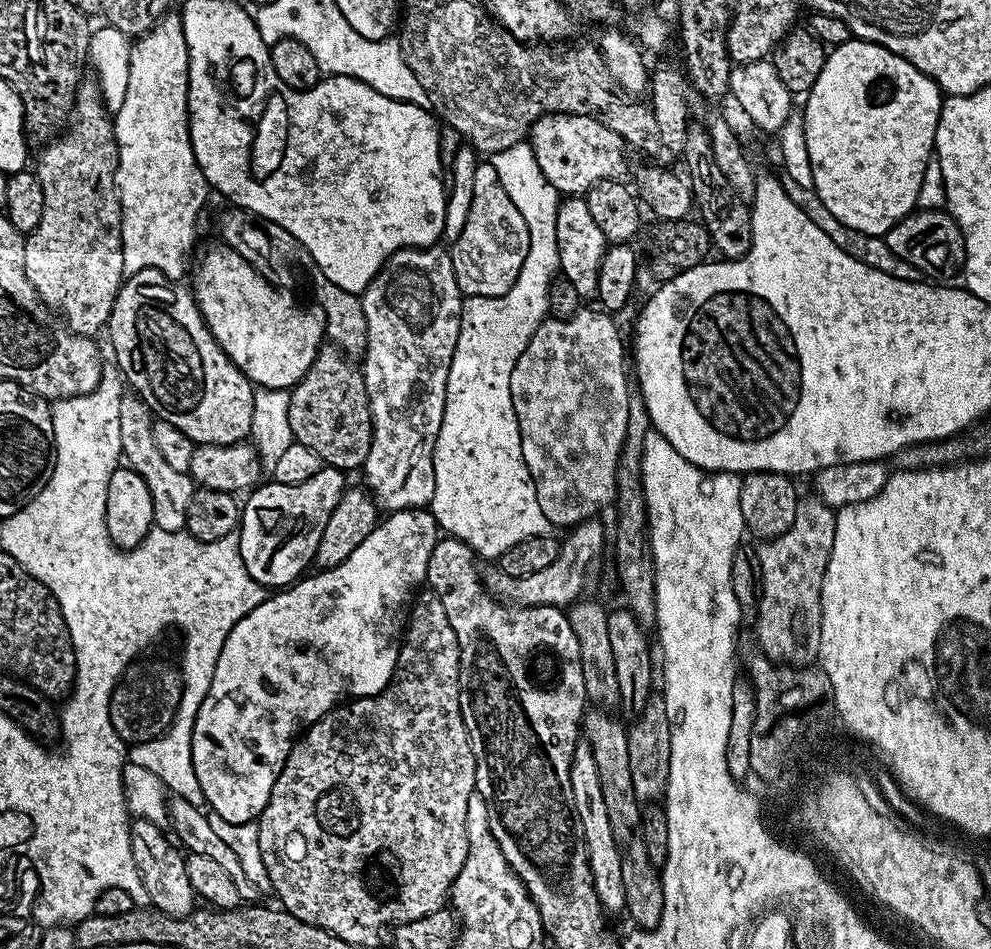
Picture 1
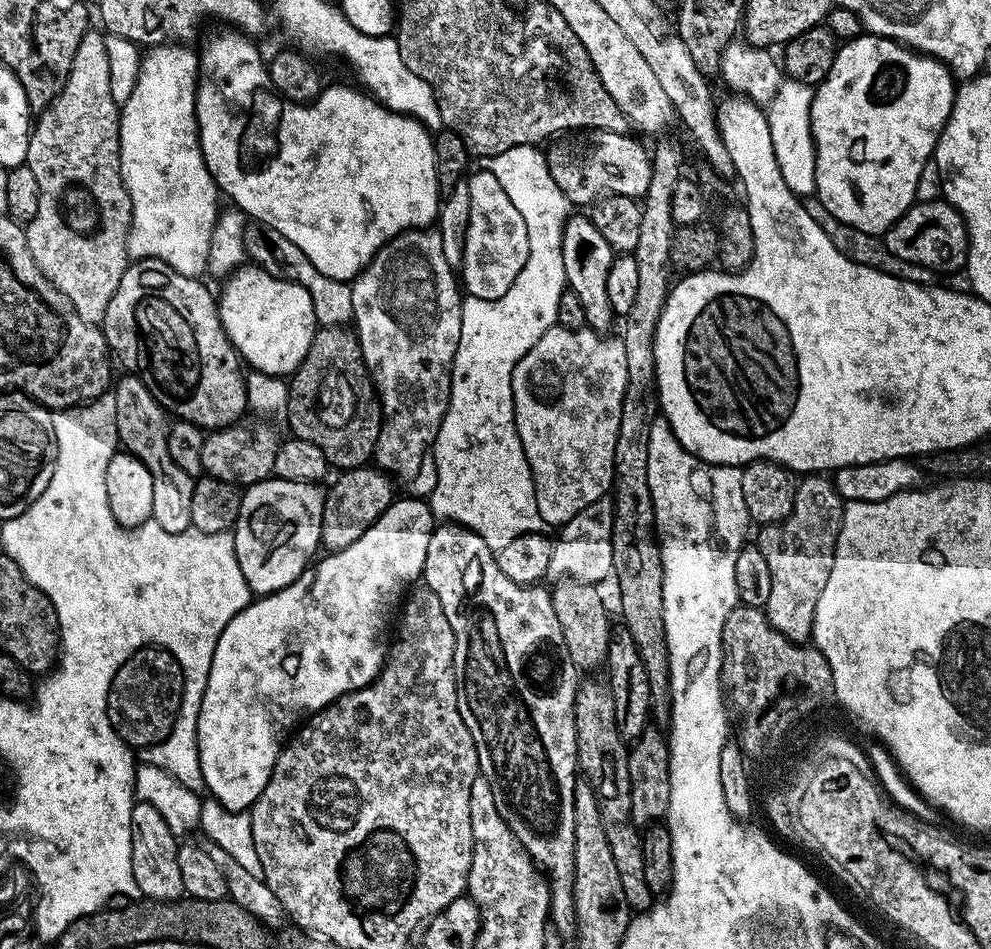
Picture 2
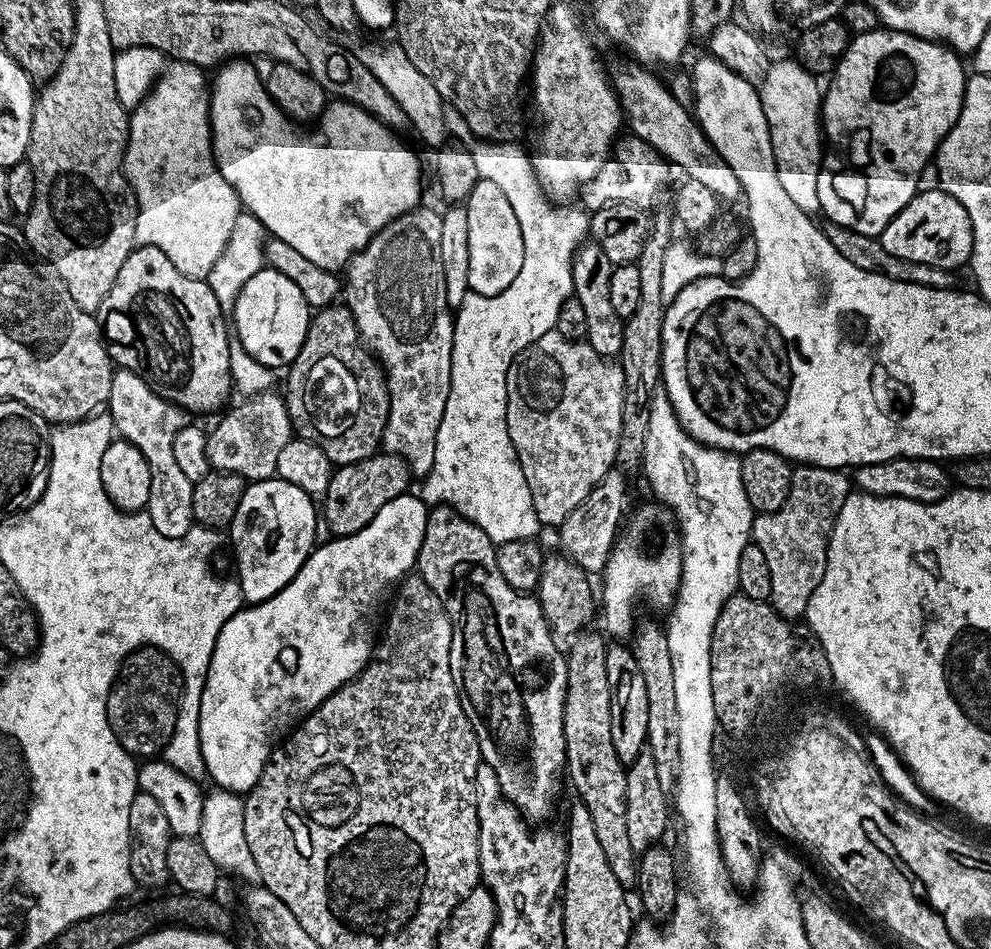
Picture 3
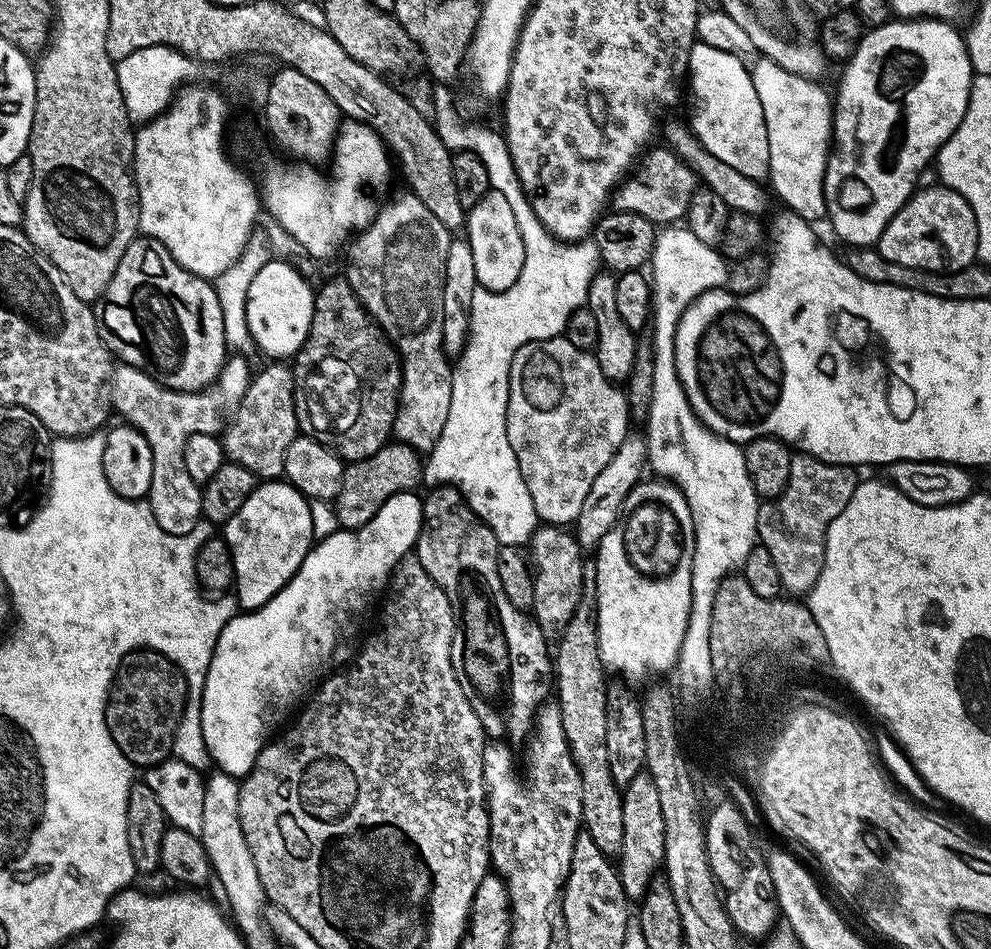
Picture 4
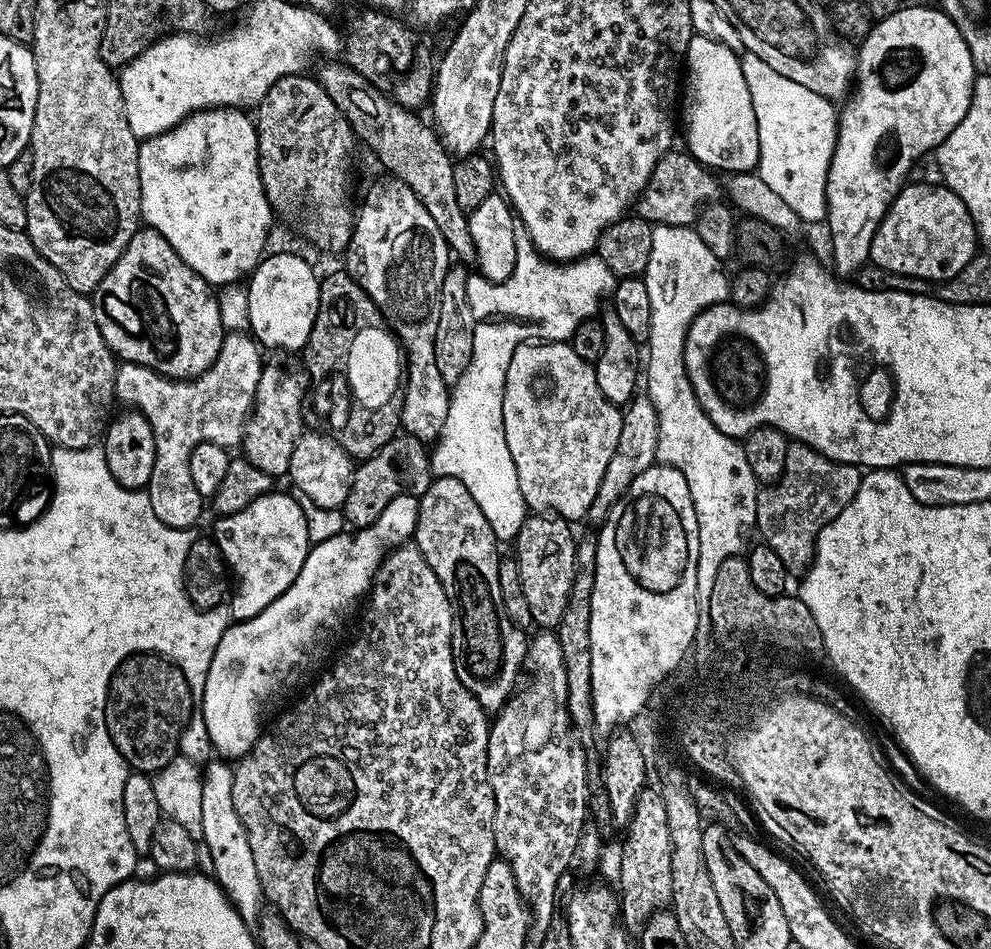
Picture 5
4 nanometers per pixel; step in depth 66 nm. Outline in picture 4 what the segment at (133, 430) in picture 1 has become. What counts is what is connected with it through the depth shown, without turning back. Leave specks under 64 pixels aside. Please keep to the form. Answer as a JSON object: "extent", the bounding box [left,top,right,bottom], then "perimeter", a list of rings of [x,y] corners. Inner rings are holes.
{"extent":[112,354,253,534],"perimeter":[[[232,354],[225,359],[224,368],[220,372],[214,384],[198,392],[179,392],[173,388],[167,388],[159,384],[153,376],[147,376],[140,369],[129,364],[117,363],[112,369],[112,407],[117,413],[121,412],[123,423],[132,425],[150,442],[150,454],[154,458],[154,474],[150,478],[150,490],[147,494],[147,502],[152,508],[154,518],[158,522],[161,533],[164,534],[190,534],[194,526],[201,523],[202,513],[200,510],[201,485],[190,478],[190,473],[186,471],[186,458],[184,457],[184,447],[186,438],[190,434],[201,431],[202,426],[212,426],[223,418],[231,417],[232,413],[238,410],[242,398],[248,389],[248,383],[253,378],[253,369],[248,369],[245,357],[240,354]]]}

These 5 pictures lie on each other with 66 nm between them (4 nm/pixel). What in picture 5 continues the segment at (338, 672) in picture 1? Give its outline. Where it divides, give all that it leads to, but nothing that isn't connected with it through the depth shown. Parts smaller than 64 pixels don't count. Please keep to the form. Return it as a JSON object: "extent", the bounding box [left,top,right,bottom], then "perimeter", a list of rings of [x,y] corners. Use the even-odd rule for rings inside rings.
{"extent":[198,496,419,757],"perimeter":[[[399,496],[390,502],[390,506],[386,506],[386,510],[382,510],[382,514],[378,514],[370,526],[328,536],[321,544],[313,543],[309,547],[308,557],[300,564],[300,573],[282,595],[274,598],[274,602],[270,602],[270,606],[266,606],[266,610],[256,616],[240,618],[229,624],[222,634],[222,642],[218,642],[218,650],[214,650],[210,670],[206,674],[204,697],[198,706],[198,711],[205,718],[212,747],[221,757],[245,756],[260,736],[260,719],[287,694],[292,680],[298,679],[300,672],[310,671],[315,664],[323,665],[333,655],[332,647],[348,615],[355,610],[360,598],[363,595],[365,597],[371,589],[384,557],[391,549],[399,548],[415,537],[419,505],[417,497]]]}

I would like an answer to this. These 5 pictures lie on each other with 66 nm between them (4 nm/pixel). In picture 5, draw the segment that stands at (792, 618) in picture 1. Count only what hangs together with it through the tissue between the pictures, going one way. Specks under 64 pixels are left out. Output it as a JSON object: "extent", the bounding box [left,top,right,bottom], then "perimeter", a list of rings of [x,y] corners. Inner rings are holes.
{"extent":[756,442,861,574],"perimeter":[[[799,442],[789,443],[784,473],[775,484],[765,484],[756,493],[756,526],[759,539],[782,558],[789,573],[800,574],[816,553],[816,536],[858,494],[861,469],[822,455]]]}

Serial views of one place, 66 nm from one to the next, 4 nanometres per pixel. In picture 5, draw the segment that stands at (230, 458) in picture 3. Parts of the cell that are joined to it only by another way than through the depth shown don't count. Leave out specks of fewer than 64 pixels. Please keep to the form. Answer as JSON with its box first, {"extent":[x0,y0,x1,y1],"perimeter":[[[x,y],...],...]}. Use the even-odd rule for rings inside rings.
{"extent":[242,363,306,478],"perimeter":[[[265,363],[260,369],[256,402],[248,421],[242,426],[244,432],[243,459],[254,462],[260,470],[266,470],[273,478],[284,478],[288,475],[290,454],[301,432],[305,431],[304,409],[306,407],[306,388],[292,372],[287,372],[280,364]]]}

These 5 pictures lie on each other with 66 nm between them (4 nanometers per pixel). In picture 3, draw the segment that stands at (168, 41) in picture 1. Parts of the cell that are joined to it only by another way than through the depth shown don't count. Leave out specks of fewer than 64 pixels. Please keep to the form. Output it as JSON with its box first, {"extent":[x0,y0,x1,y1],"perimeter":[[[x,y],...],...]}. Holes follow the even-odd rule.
{"extent":[124,62,242,280],"perimeter":[[[183,62],[169,63],[145,100],[131,109],[128,117],[128,145],[124,151],[124,175],[136,195],[137,245],[149,244],[162,250],[162,254],[166,254],[166,258],[170,258],[170,262],[174,262],[182,274],[192,276],[195,280],[205,279],[210,274],[242,211],[236,191],[230,182],[226,182],[226,178],[222,178],[216,159],[212,157],[209,91],[210,80],[205,69]]]}

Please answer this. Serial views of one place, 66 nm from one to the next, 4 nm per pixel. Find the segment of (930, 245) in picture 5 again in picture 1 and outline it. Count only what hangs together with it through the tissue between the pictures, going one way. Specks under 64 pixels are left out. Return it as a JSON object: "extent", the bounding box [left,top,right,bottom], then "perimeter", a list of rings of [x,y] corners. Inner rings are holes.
{"extent":[884,210,964,282],"perimeter":[[[913,210],[902,217],[893,228],[885,234],[884,241],[910,266],[919,270],[921,277],[931,278],[936,282],[944,282],[947,276],[952,276],[964,267],[964,235],[959,226],[947,211],[920,212]]]}

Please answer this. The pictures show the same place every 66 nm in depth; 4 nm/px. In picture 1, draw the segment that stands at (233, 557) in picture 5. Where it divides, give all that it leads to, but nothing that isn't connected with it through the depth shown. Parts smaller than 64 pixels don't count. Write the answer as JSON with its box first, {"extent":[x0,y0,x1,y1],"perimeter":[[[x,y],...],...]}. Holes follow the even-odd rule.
{"extent":[238,466,344,586],"perimeter":[[[322,466],[318,474],[306,478],[306,482],[261,483],[247,493],[248,501],[243,501],[238,531],[242,562],[246,562],[246,570],[250,570],[254,582],[288,586],[301,579],[303,568],[316,559],[322,530],[326,530],[326,518],[330,518],[338,498],[344,493],[344,476],[341,469]]]}

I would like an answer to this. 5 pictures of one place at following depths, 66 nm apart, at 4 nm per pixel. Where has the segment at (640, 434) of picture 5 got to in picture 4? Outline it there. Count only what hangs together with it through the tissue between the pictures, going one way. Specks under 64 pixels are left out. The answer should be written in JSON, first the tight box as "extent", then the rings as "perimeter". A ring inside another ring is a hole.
{"extent":[574,434,647,549],"perimeter":[[[629,434],[622,442],[622,446],[618,446],[614,458],[610,458],[610,462],[606,462],[602,474],[598,474],[598,478],[594,478],[594,486],[590,486],[590,494],[586,494],[586,502],[582,502],[582,510],[578,510],[578,518],[574,521],[574,535],[581,549],[599,548],[602,538],[620,519],[620,511],[630,490],[635,484],[641,483],[647,463],[647,439],[643,435]]]}

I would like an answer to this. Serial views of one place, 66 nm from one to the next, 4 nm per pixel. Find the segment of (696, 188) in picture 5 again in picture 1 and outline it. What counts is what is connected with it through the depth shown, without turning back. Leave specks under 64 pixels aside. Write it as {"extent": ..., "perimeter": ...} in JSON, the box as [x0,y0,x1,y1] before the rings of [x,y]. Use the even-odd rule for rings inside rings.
{"extent":[530,112,628,197],"perimeter":[[[549,112],[532,123],[530,143],[534,150],[534,158],[538,158],[538,170],[546,174],[546,182],[554,186],[556,191],[565,197],[580,196],[603,180],[624,180],[628,172],[628,156],[624,153],[626,141],[614,134],[614,130],[604,126],[590,116],[577,116],[575,112]]]}

